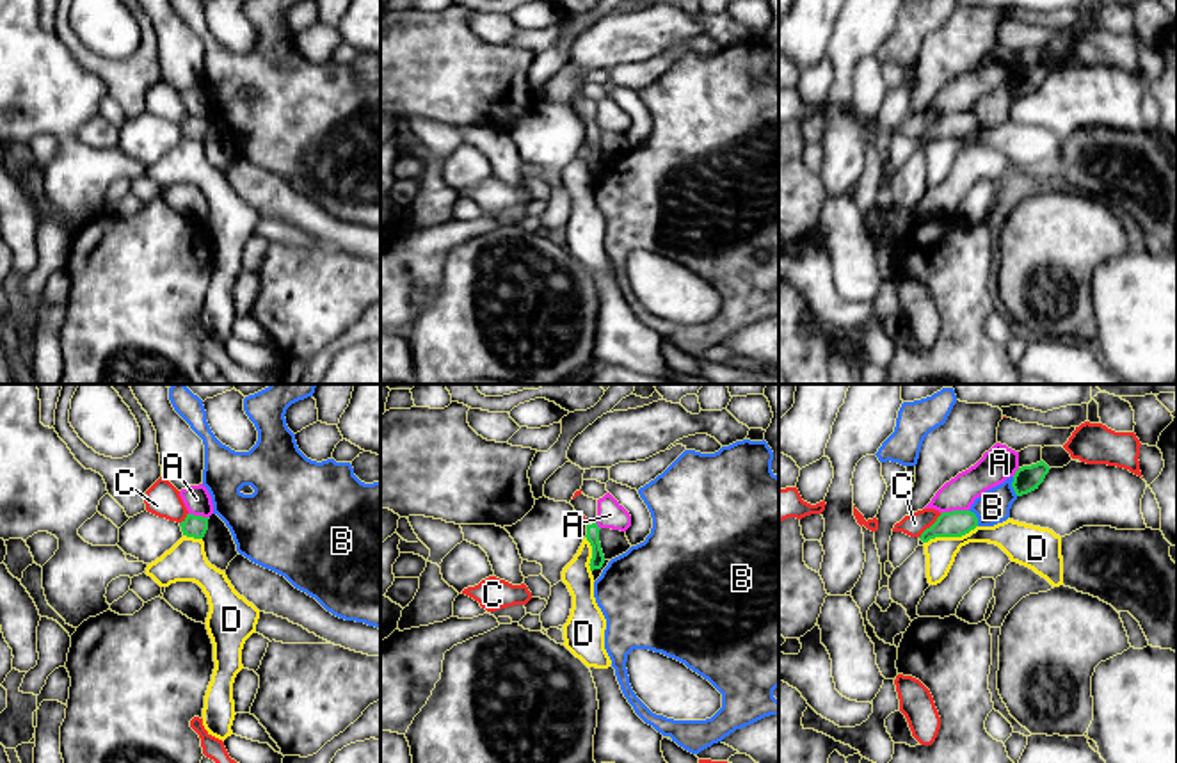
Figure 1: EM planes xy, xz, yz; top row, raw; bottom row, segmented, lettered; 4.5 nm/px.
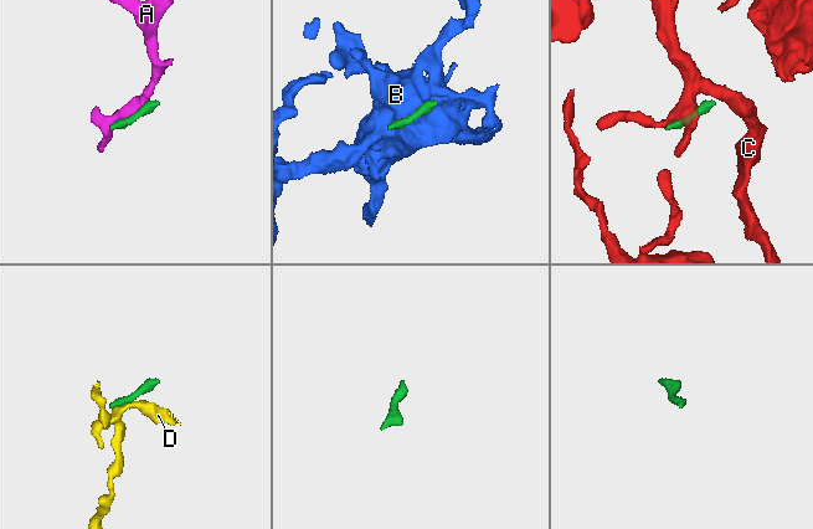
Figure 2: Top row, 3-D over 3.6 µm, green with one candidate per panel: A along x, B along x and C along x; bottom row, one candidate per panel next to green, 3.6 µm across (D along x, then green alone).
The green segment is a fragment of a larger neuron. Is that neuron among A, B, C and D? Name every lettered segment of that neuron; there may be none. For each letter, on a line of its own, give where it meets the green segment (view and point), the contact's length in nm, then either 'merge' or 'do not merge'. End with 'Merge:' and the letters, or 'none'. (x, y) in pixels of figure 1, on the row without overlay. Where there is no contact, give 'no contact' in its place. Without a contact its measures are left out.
A: contact yz (953, 112); length 130 nm; do not merge
B: contact yz (1012, 88); length 90 nm; do not merge
C: contact yz (930, 128); length 150 nm; do not merge
D: contact yz (950, 137); length 260 nm; do not merge
Merge: none

